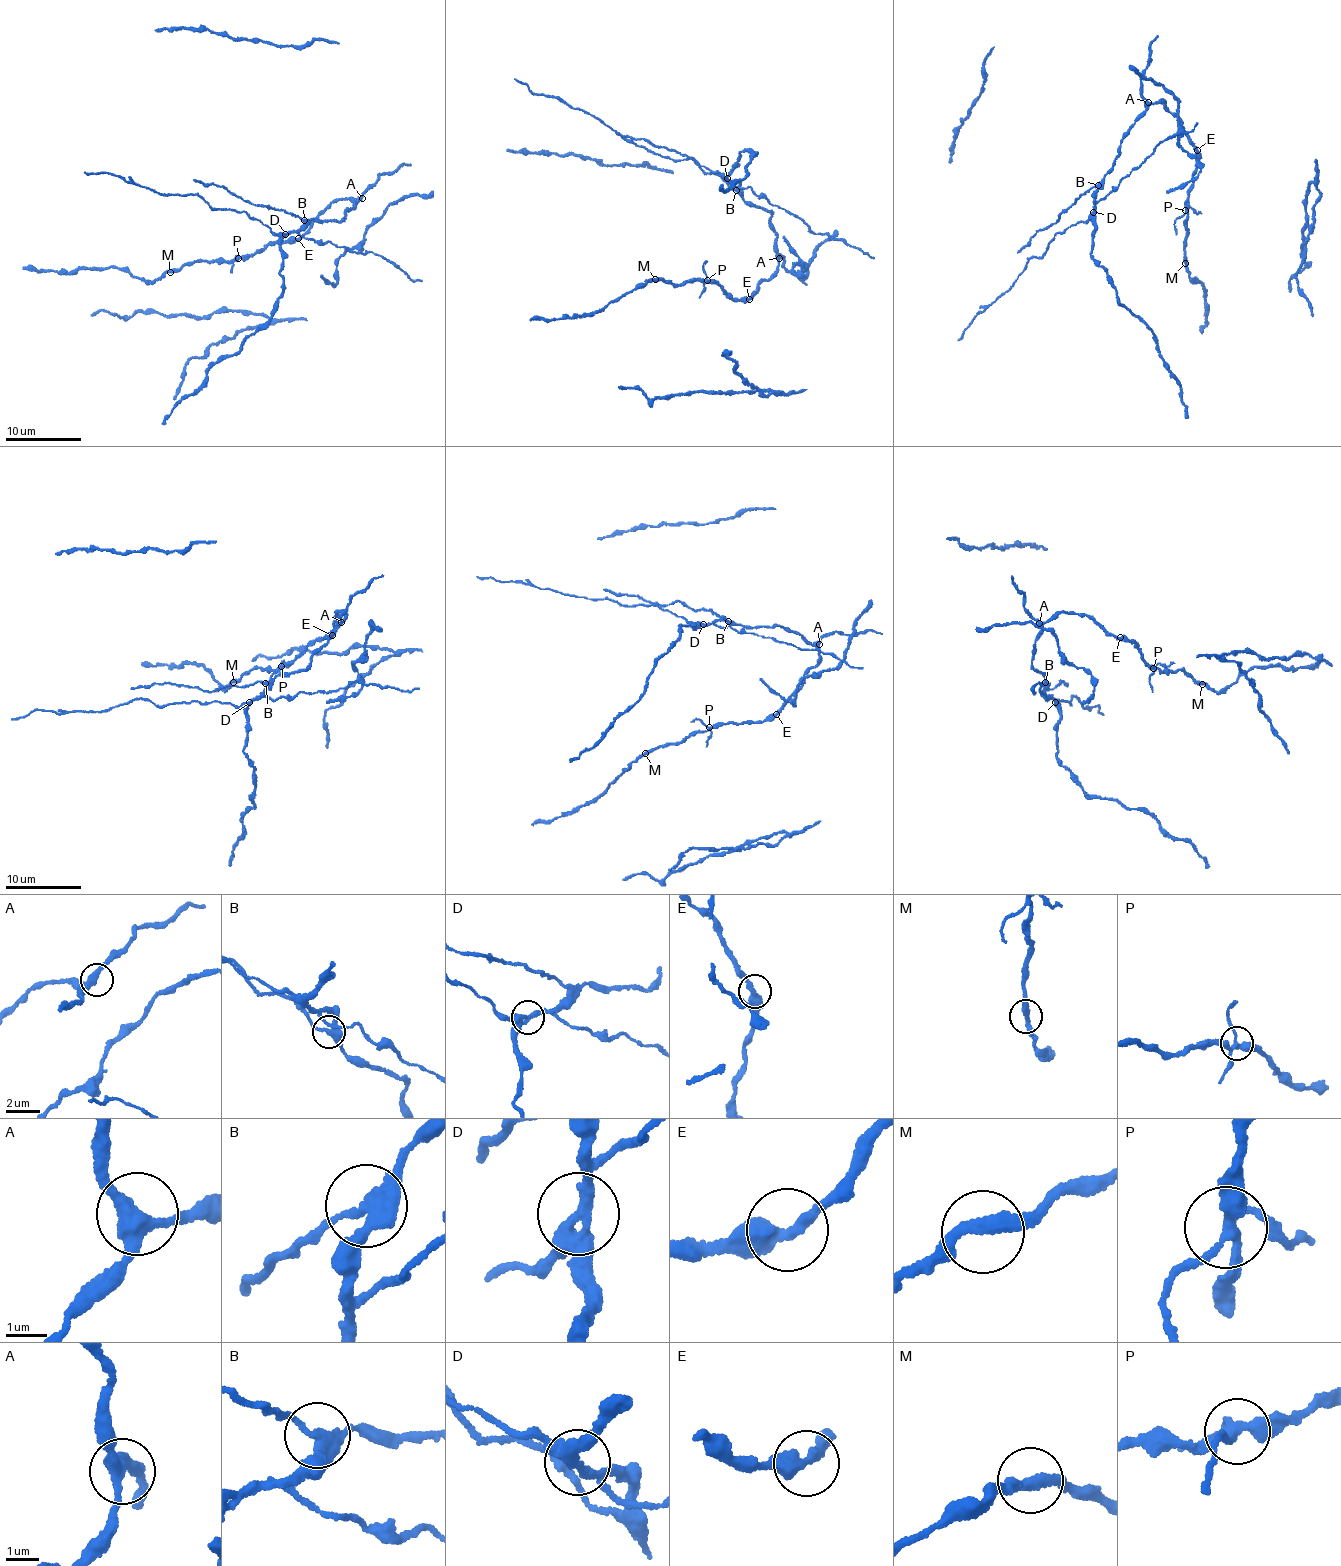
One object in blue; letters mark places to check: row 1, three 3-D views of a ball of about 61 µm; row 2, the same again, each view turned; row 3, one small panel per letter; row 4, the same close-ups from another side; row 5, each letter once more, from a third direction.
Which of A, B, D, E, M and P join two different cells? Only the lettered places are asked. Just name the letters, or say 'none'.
B, D

